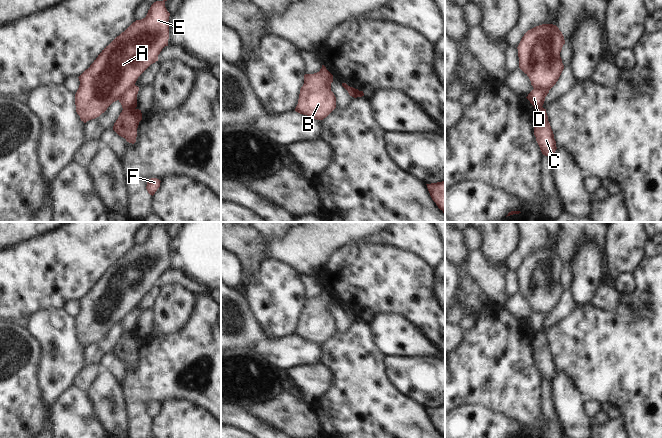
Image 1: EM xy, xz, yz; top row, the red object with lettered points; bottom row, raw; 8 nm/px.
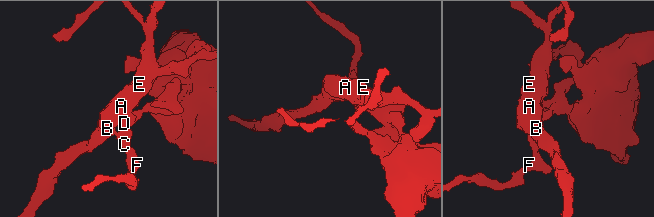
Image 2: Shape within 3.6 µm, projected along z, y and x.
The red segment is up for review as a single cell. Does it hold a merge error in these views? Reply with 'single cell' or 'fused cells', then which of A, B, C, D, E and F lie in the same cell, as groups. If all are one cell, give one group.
fused cells; groups A B C E F / D

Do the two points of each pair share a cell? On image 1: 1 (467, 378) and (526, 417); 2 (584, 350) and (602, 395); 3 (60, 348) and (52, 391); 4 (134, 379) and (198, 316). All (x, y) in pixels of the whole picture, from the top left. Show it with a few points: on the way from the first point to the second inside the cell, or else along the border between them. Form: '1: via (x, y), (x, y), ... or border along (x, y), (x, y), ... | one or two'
1: via (482, 386), (486, 389), (497, 389), (511, 402) | one
2: via (588, 361), (602, 375), (602, 384) | one
3: via (60, 359), (56, 368), (56, 380) | one
4: via (152, 369), (187, 334) | one

